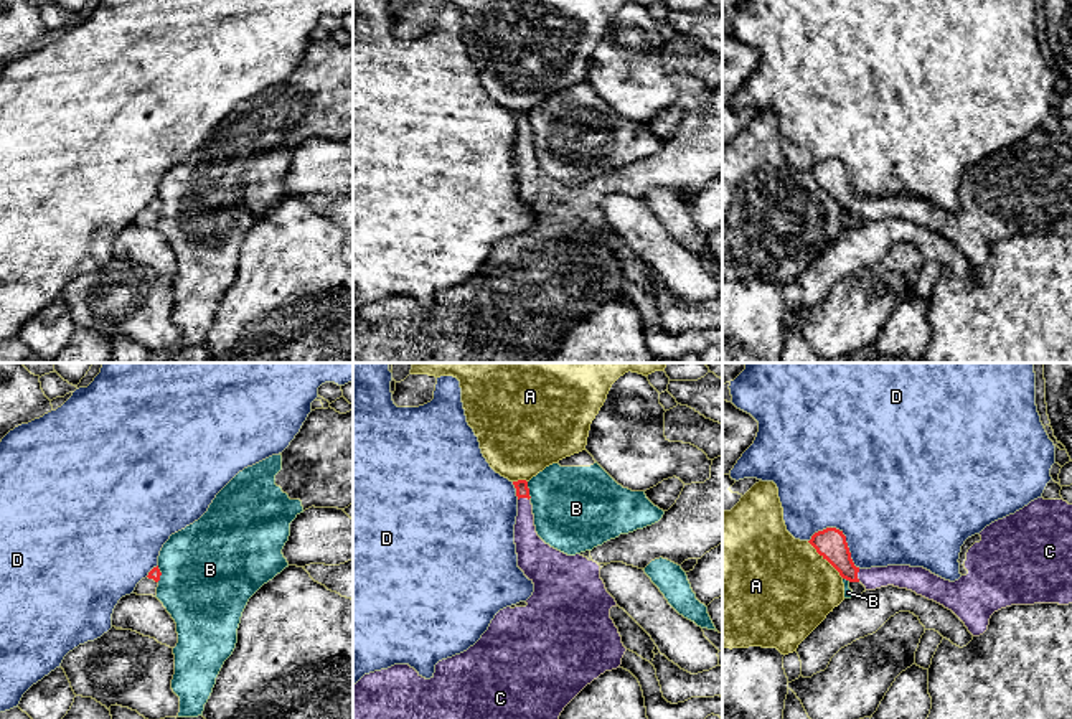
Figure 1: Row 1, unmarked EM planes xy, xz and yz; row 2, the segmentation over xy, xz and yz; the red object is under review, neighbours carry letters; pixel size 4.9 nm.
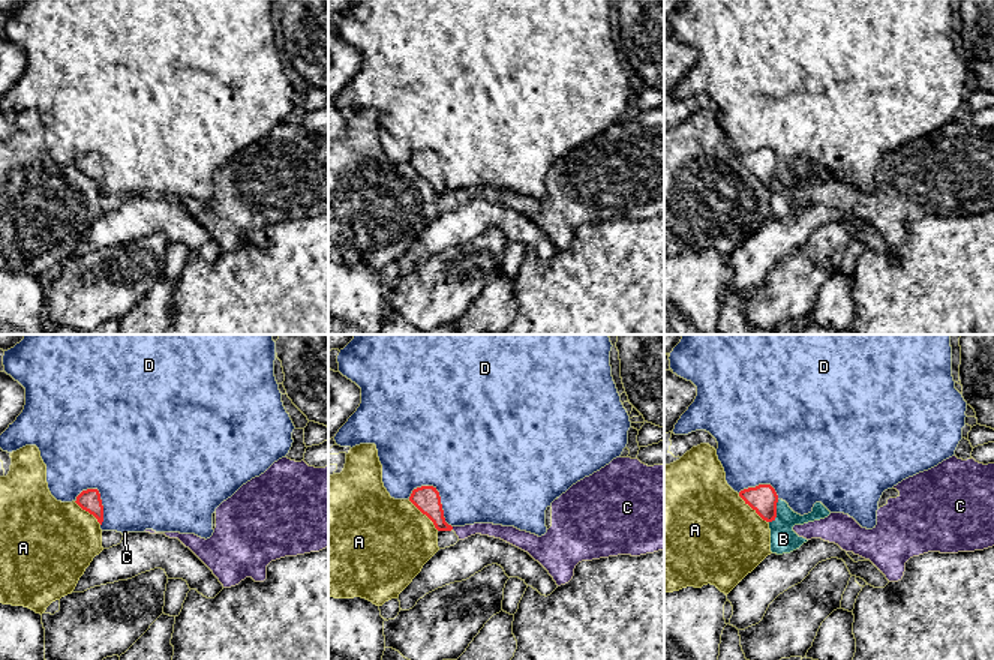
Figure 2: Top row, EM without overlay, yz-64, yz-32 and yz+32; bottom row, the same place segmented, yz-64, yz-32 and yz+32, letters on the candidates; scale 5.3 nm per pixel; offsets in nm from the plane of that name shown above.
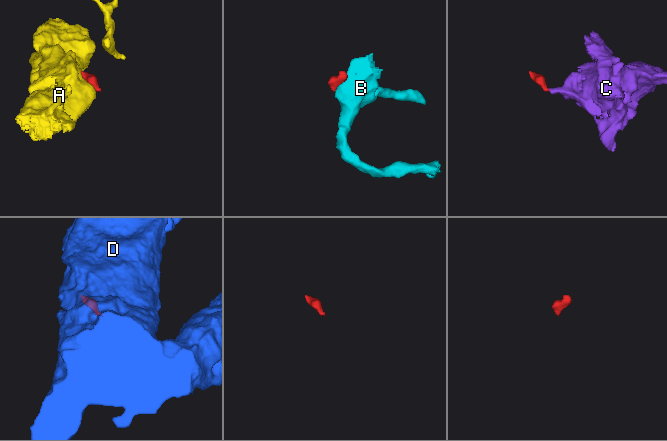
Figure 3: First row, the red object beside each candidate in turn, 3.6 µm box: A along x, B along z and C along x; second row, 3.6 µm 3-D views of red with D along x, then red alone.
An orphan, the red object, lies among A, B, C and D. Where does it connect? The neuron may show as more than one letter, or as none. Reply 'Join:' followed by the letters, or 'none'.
Join: C

